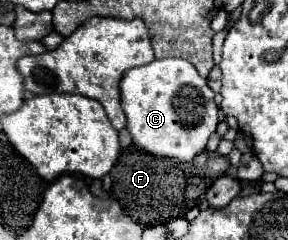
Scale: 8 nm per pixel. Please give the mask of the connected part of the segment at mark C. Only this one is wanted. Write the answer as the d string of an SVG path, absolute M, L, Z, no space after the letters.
M155 59L143 67L129 69L121 77L119 89L133 145L151 155L193 161L217 129L219 107L213 101L215 93L209 89L207 79L185 59Z

